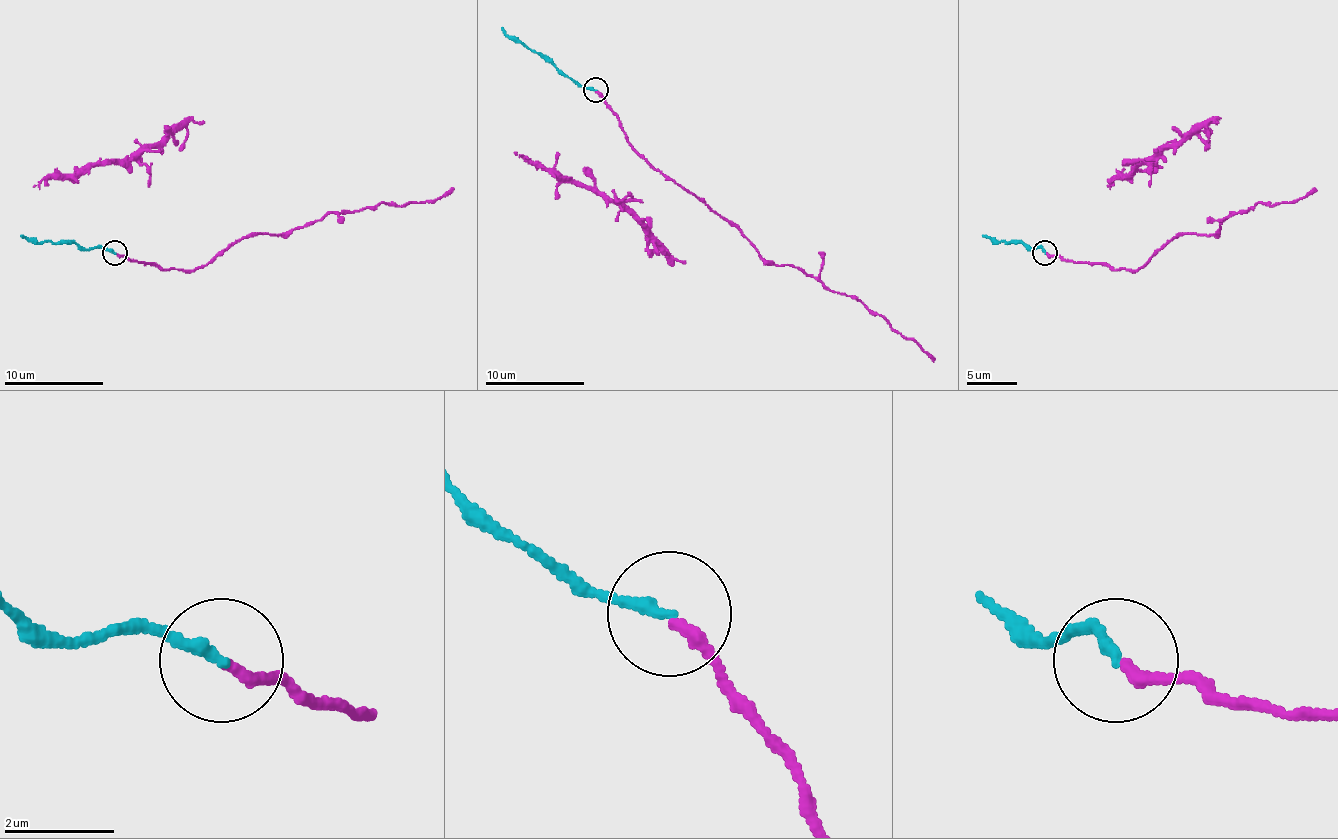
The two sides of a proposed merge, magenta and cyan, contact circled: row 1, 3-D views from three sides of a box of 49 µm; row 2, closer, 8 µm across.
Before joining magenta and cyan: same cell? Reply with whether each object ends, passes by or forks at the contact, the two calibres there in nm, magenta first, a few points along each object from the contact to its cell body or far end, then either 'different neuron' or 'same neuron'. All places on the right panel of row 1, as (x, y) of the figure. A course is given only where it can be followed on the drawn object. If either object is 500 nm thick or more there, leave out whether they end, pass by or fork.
magenta ends there; cyan ends there; 200 nm thick on the magenta side, 200 nm on the other; magenta runs (1047, 253), (1136, 271), (1184, 233), (1211, 236), (1231, 213), (1254, 203), (1291, 203), (1314, 188); cyan runs (1044, 253), (1042, 248), (982, 236); same neuron

